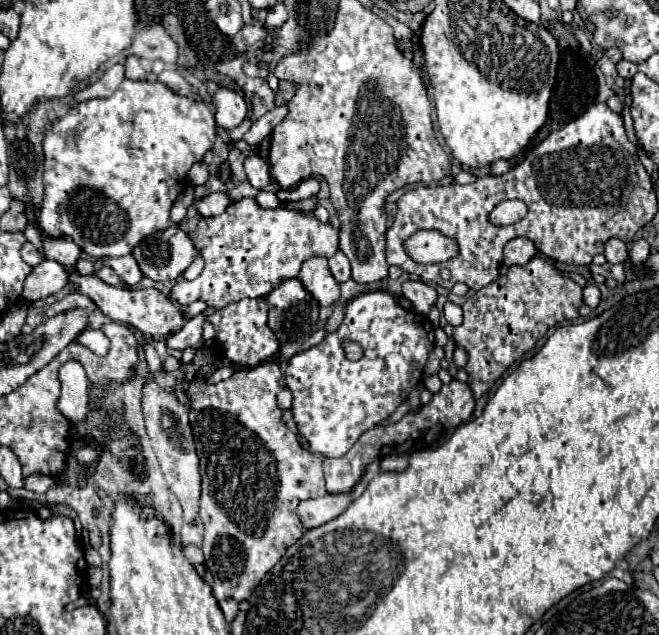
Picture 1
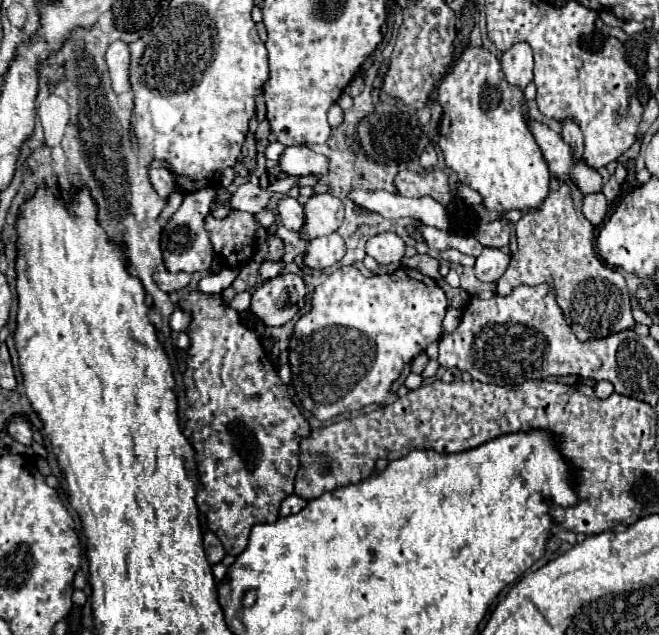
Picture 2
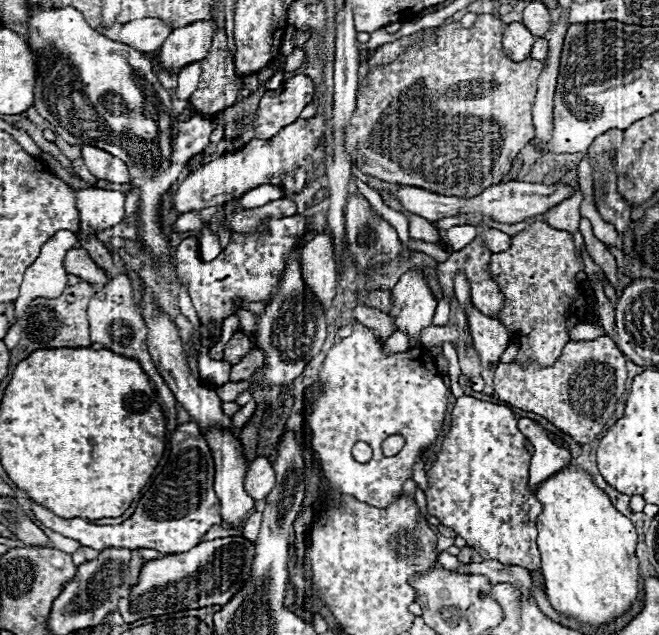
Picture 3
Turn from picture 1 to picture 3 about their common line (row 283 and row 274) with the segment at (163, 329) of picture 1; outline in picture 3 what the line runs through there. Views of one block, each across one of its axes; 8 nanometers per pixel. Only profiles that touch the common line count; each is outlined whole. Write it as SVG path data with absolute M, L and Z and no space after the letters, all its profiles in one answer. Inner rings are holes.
M76 246L72 250L68 250L66 258L64 258L64 268L68 274L74 274L82 280L88 280L90 284L108 284L106 274L94 264L94 260L88 256L88 252L82 246Z

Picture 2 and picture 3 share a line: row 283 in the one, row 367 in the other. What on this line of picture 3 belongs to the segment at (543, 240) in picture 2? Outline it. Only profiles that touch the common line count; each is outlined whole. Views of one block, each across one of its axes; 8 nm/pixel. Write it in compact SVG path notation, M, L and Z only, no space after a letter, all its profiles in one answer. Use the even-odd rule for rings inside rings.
M600 336L596 340L568 342L562 356L546 368L536 362L498 364L494 388L498 400L534 412L546 418L560 432L572 436L574 442L588 444L604 430L606 422L616 412L616 406L626 392L626 380L628 372L624 354L618 350L614 340Z

